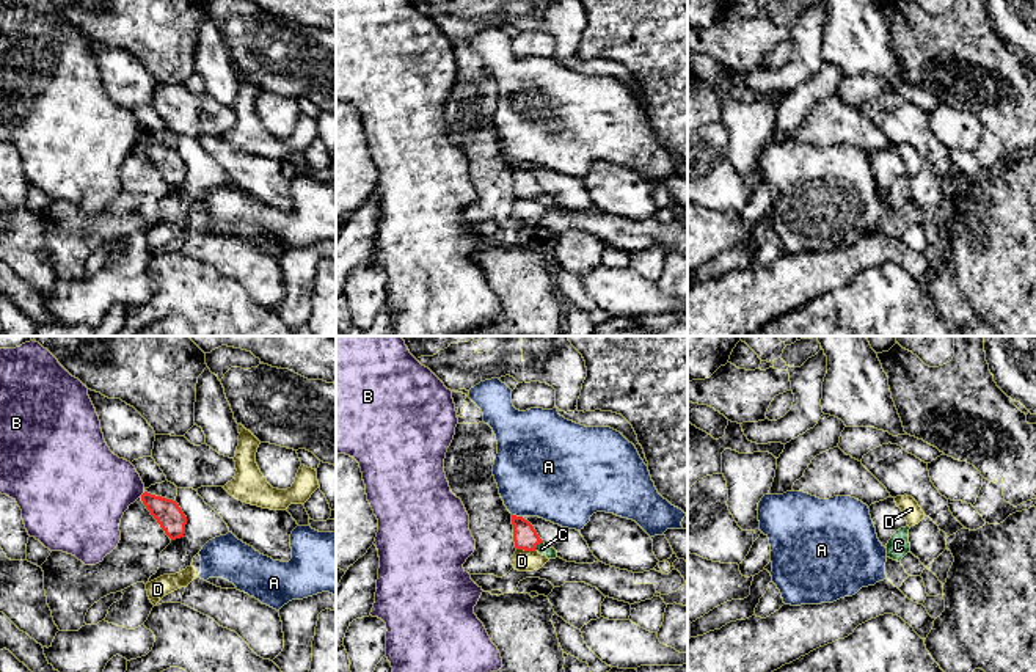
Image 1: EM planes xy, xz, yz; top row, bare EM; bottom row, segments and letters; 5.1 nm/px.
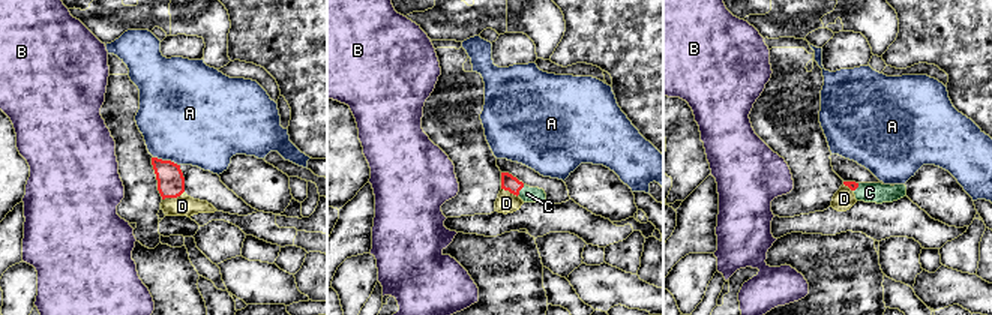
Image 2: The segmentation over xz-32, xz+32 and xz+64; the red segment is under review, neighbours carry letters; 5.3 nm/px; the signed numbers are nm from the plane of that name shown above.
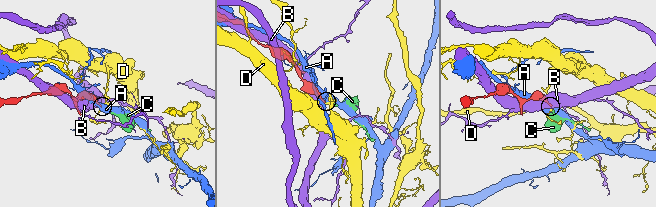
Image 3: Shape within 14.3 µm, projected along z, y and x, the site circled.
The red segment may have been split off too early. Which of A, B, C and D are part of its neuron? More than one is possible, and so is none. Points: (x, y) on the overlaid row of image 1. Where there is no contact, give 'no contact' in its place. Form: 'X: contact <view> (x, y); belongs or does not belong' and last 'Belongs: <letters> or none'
A: contact xz (515, 515); does not belong
B: contact xy (142, 495); does not belong
C: contact xz (537, 544); belongs
D: contact xz (526, 550); does not belong
Belongs: C

